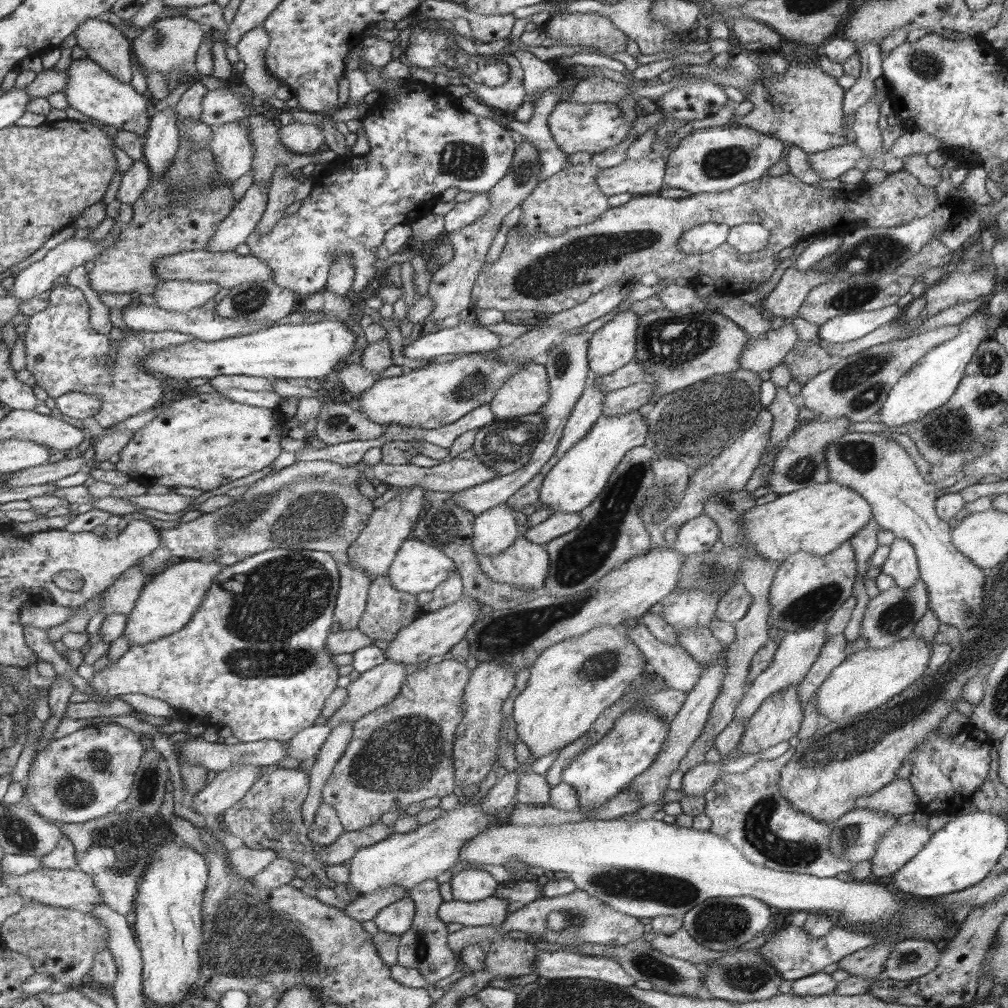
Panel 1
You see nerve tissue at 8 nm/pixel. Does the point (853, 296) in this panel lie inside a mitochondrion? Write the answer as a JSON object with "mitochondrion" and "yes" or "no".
{"mitochondrion":"yes"}

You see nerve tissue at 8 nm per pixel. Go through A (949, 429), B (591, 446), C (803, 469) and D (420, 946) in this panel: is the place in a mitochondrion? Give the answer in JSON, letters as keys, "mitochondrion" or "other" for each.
{"A":"mitochondrion","B":"other","C":"mitochondrion","D":"mitochondrion"}

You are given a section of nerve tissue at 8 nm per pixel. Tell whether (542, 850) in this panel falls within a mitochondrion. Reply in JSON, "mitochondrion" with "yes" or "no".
{"mitochondrion":"no"}

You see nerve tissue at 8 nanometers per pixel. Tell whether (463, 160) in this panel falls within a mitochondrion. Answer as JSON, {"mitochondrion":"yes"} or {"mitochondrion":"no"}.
{"mitochondrion":"yes"}

